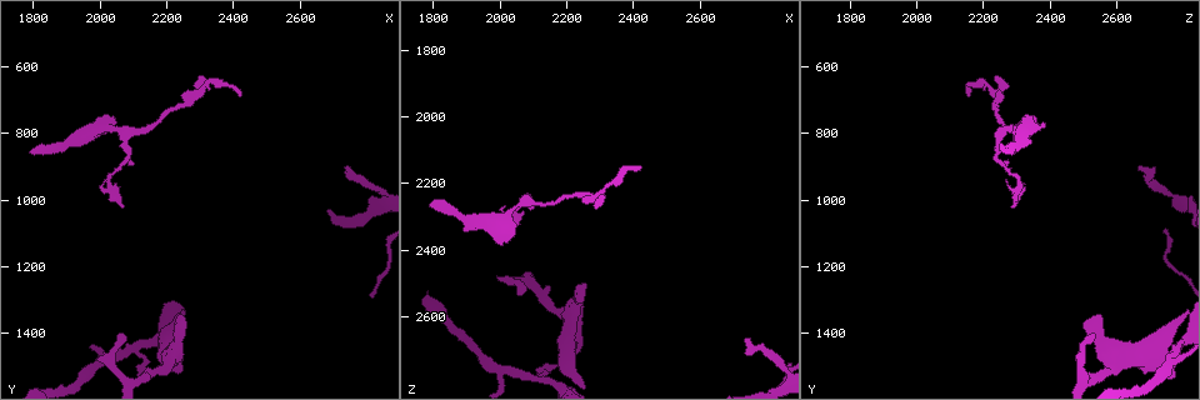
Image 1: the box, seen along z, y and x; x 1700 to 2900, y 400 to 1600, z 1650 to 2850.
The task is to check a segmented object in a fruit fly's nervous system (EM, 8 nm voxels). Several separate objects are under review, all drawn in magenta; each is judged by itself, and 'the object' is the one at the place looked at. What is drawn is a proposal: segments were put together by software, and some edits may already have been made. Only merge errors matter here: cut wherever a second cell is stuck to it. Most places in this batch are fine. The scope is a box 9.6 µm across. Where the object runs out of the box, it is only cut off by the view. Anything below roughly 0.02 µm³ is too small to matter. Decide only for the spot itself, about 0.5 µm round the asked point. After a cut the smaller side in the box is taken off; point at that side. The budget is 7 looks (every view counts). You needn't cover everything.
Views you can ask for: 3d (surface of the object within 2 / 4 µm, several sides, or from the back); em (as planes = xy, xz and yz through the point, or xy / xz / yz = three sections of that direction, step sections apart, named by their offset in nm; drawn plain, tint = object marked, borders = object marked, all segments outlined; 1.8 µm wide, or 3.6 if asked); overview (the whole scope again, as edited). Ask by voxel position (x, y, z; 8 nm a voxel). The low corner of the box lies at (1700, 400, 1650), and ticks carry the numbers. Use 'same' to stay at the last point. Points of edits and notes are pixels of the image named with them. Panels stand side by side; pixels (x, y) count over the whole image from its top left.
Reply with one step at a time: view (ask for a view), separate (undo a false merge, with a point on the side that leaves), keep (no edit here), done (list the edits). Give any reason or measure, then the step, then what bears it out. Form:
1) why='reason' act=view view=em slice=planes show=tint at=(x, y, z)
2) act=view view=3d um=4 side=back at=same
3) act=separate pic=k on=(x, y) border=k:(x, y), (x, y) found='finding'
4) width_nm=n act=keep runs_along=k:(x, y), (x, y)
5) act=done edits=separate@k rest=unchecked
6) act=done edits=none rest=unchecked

why='sharp bend' act=view view=3d um=4 at=(2040, 1510, 2500)

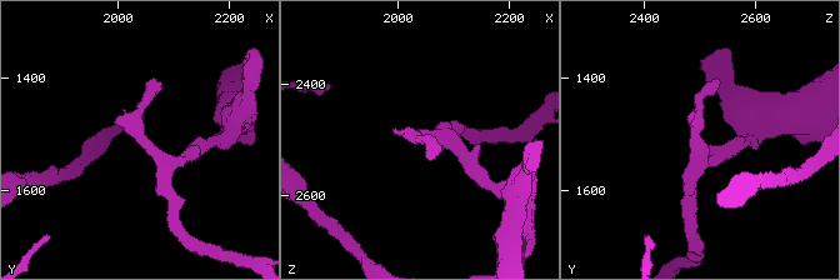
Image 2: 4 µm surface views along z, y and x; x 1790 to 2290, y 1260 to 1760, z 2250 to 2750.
why='shape alone is not enough' act=view view=em slice=yz step=16 show=tint at=(2045, 1515, 2490)

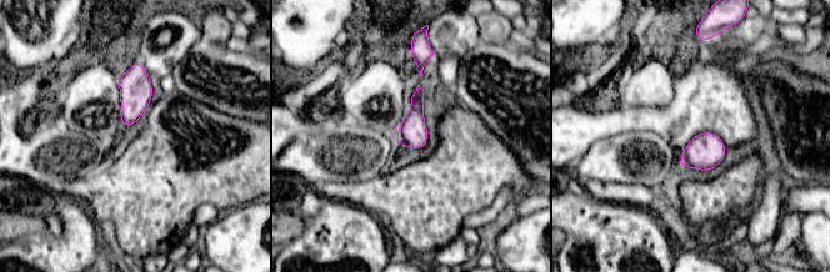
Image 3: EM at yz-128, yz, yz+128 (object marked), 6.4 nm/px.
act=view view=em slice=planes show=tint at=same

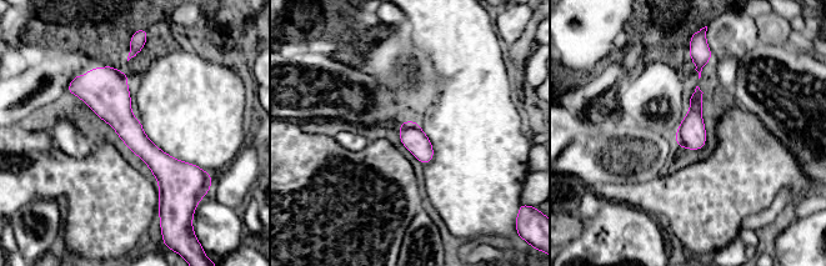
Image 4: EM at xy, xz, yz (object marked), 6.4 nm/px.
act=keep runs_along=4:(73, 89), (194, 175) found='continuous, no second cell'

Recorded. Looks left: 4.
why='calibre changes' act=view view=em slice=planes show=tint at=(2120, 1460, 2770)

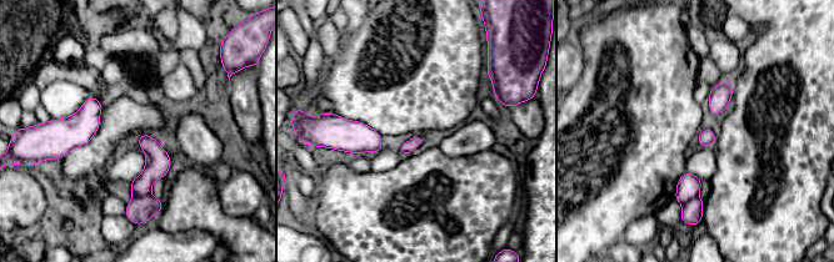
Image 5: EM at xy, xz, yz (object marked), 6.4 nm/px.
act=separate pic=5 on=(158, 162) border=5:(149, 194), (134, 197) found='two cells meet here'

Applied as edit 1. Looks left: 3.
act=view view=em slice=yz step=16 show=tint at=(1900, 830, 2300)

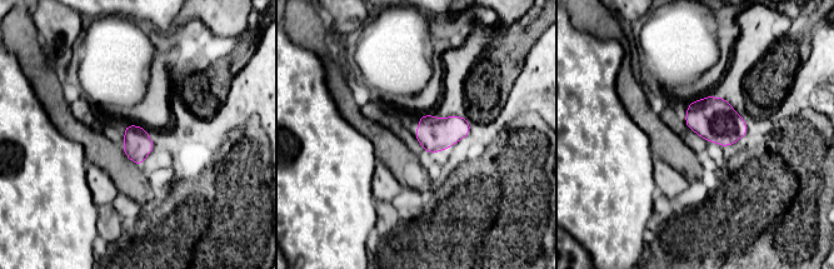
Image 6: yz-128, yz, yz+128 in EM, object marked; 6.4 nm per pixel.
width_nm=180 act=keep found='all the same cell'

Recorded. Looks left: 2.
act=done edits=separate@5 rest=unchecked

